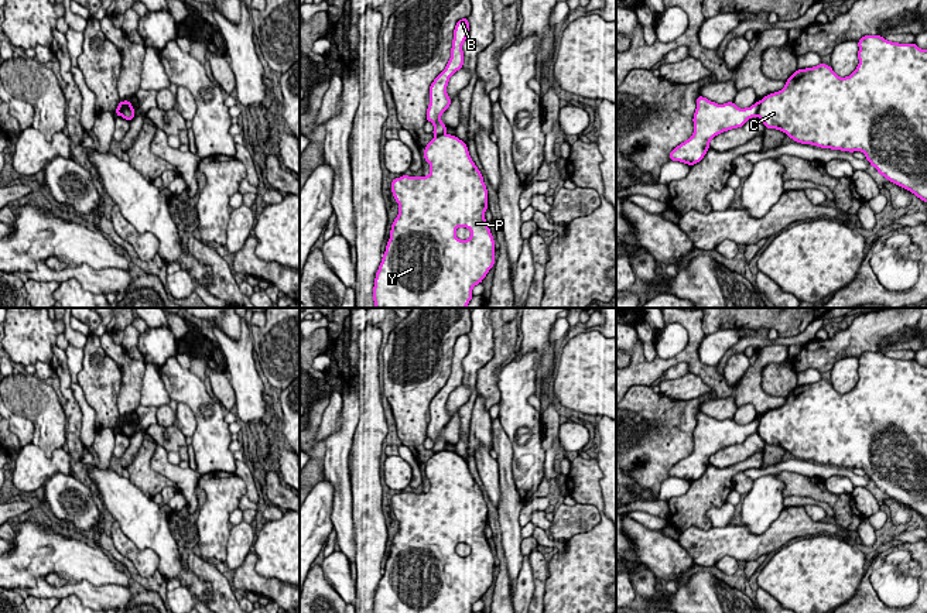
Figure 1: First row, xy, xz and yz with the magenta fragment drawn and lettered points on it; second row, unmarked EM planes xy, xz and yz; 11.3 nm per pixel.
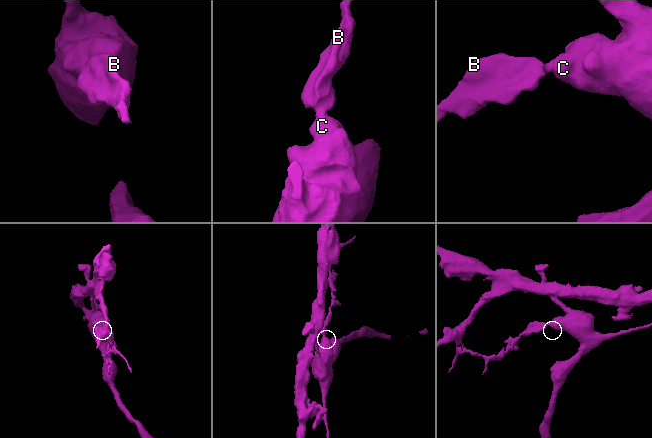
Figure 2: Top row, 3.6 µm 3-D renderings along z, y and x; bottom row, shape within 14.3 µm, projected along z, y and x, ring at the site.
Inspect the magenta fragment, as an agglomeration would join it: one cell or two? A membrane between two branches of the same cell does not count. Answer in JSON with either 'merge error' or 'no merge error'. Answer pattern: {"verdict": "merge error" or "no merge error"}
{"verdict": "merge error"}

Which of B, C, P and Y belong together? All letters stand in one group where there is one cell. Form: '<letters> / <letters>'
B / C P Y

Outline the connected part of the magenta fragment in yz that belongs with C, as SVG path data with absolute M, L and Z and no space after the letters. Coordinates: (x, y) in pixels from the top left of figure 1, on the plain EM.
M865 352L858 363L859 380L849 393L839 394L825 380L797 386L780 408L759 417L757 434L766 445L781 446L796 459L861 468L880 492L927 518L927 367L914 359L892 359L882 352Z

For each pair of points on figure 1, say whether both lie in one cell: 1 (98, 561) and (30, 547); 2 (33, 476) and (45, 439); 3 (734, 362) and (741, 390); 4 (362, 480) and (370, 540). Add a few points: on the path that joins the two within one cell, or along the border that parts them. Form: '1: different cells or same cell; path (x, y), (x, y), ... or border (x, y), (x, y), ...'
1: same cell; path (81, 560), (47, 555)
2: different cells; border (31, 442), (47, 456), (61, 448)
3: different cells; border (749, 359), (746, 372), (731, 387)
4: same cell; path (368, 495), (370, 526)

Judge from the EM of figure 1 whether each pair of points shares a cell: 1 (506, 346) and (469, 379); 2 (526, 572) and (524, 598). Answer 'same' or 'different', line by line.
1: different
2: same

